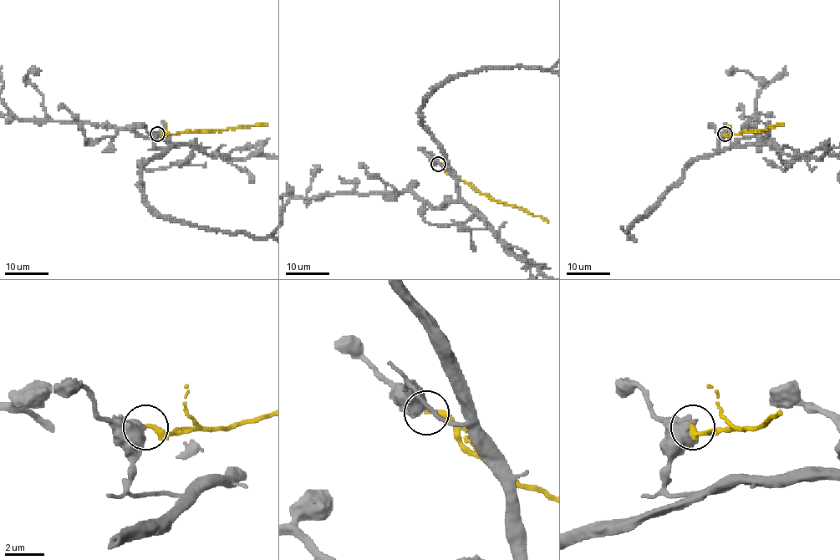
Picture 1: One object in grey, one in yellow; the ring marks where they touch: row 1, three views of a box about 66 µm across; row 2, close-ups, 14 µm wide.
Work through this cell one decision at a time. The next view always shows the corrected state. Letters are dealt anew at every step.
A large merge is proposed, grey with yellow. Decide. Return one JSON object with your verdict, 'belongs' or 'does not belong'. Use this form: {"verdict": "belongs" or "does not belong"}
{"verdict": "does not belong"}

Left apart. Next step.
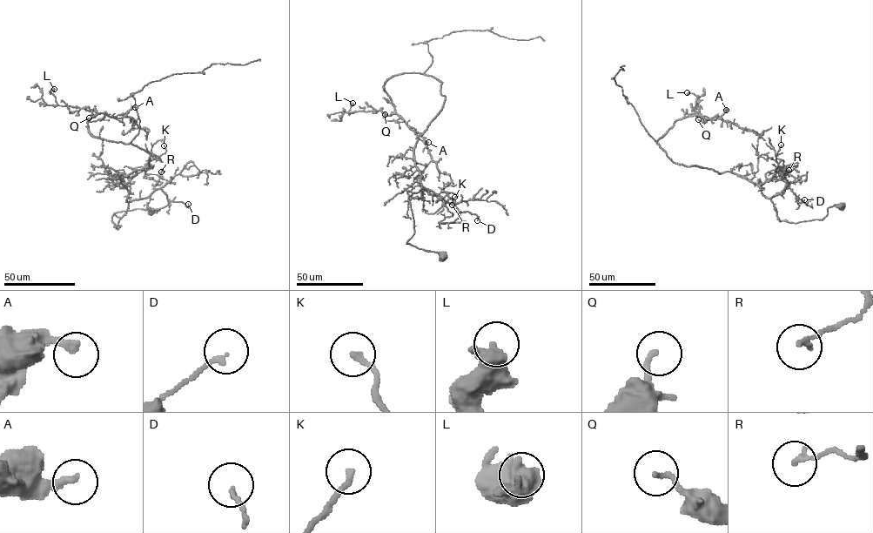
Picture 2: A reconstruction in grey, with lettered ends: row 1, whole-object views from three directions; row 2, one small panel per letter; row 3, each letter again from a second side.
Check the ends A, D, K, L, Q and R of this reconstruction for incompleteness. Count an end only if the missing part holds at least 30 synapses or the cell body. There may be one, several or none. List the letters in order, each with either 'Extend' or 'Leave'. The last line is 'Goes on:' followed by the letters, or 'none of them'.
A: Leave
D: Leave
K: Leave
L: Leave
Q: Leave
R: Leave
Goes on: none of them

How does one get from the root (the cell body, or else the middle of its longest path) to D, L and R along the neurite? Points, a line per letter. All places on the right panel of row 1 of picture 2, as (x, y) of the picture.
D: (840, 206), (829, 207), (822, 219), (793, 223), (779, 220), (770, 199), (789, 185), (799, 203), (804, 199)
L: (840, 206), (822, 219), (780, 221), (756, 185), (674, 163), (657, 141), (699, 113), (687, 92)
R: (840, 206), (829, 207), (822, 219), (780, 221), (770, 199), (785, 187), (782, 173), (784, 169), (789, 170)

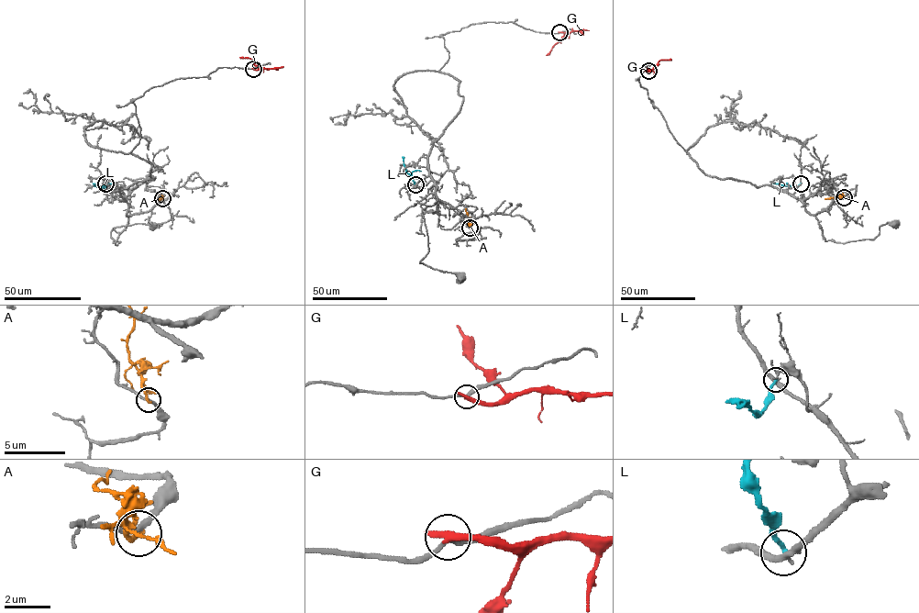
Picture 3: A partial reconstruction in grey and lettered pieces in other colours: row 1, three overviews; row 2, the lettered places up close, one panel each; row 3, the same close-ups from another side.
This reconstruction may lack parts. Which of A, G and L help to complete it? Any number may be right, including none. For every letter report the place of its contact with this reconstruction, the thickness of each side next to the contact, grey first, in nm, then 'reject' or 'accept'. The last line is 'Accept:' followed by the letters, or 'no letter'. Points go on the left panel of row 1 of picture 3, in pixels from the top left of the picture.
A: meets grey at (162, 198); 240 nm thick on the grey side, 220 nm on the other; reject
G: meets grey at (253, 69); 260 nm thick on the grey side, 400 nm on the other; reject
L: meets grey at (105, 183); 320 nm thick on the grey side, 220 nm on the other; reject
Accept: no letter

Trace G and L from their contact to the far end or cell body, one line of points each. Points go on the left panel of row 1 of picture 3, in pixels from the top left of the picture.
G: (253, 69), (259, 69), (251, 59), (239, 57)
L: (105, 183), (104, 188), (94, 183)

